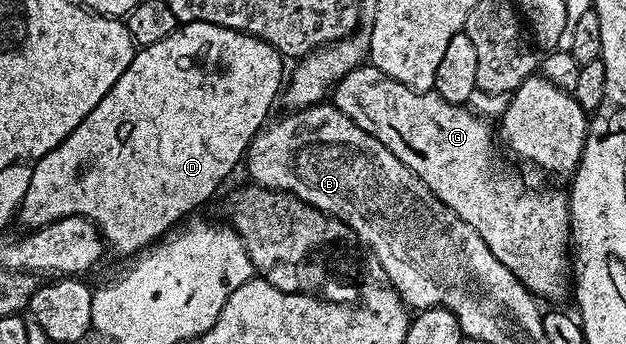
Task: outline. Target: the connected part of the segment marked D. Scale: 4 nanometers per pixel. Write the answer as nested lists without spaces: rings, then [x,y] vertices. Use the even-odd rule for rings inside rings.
[[[182,23],[177,30],[163,37],[163,41],[155,41],[155,45],[140,48],[134,54],[131,65],[125,70],[123,77],[115,81],[107,97],[103,97],[103,101],[99,101],[99,105],[95,105],[95,109],[87,113],[85,120],[58,147],[51,149],[51,153],[47,153],[32,164],[31,185],[27,185],[27,197],[23,197],[21,202],[19,223],[21,219],[25,229],[36,229],[46,227],[48,223],[54,223],[57,219],[78,215],[84,219],[90,219],[97,226],[106,244],[112,250],[114,247],[121,255],[134,254],[133,256],[136,256],[154,246],[158,240],[168,236],[182,222],[180,219],[184,215],[189,215],[196,207],[203,206],[216,193],[217,186],[236,167],[239,167],[245,158],[246,151],[249,150],[250,141],[255,138],[262,127],[266,126],[270,118],[268,115],[273,107],[273,98],[276,95],[278,98],[282,94],[283,80],[287,75],[285,63],[283,56],[271,45],[267,45],[267,41],[256,39],[254,35],[248,35],[230,27],[220,27],[214,23]]]

